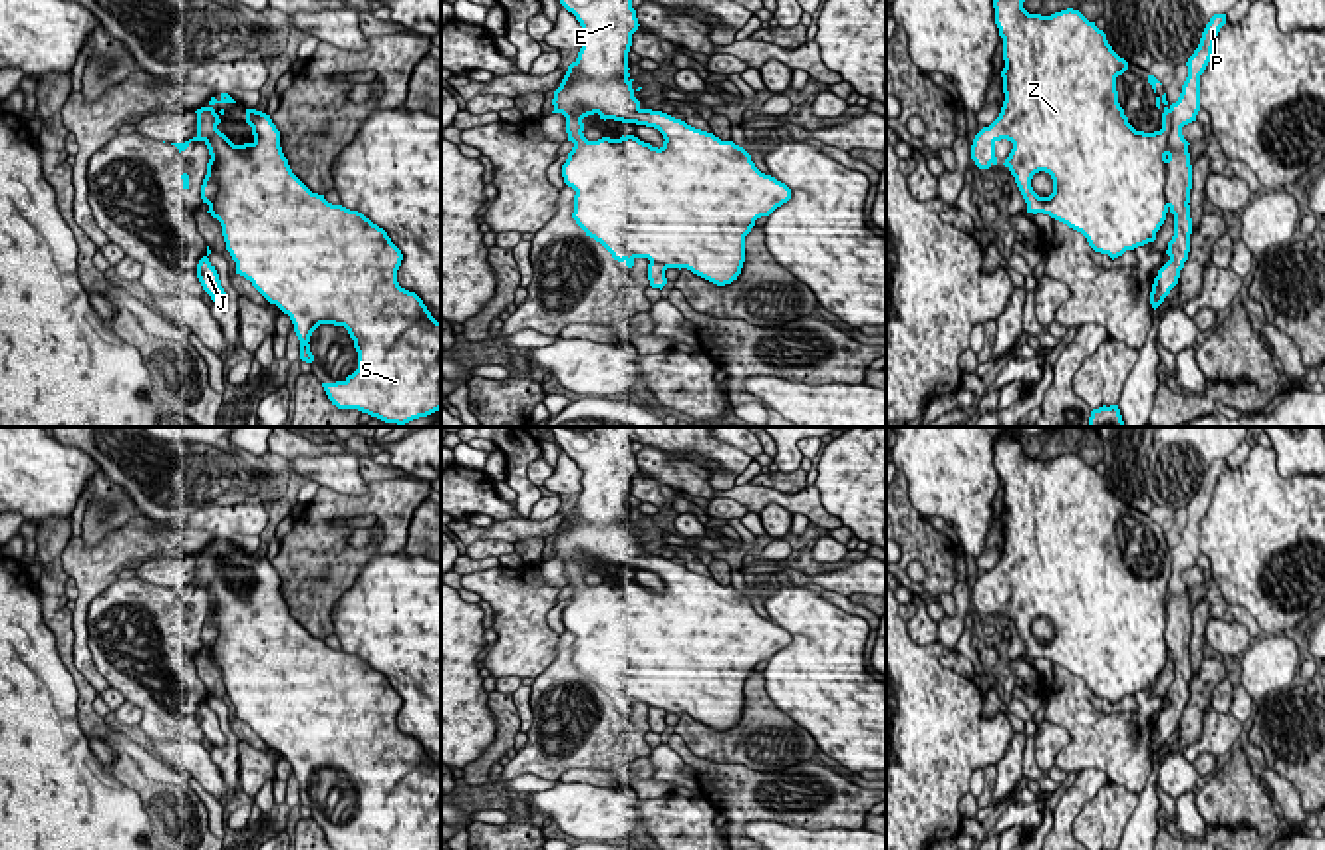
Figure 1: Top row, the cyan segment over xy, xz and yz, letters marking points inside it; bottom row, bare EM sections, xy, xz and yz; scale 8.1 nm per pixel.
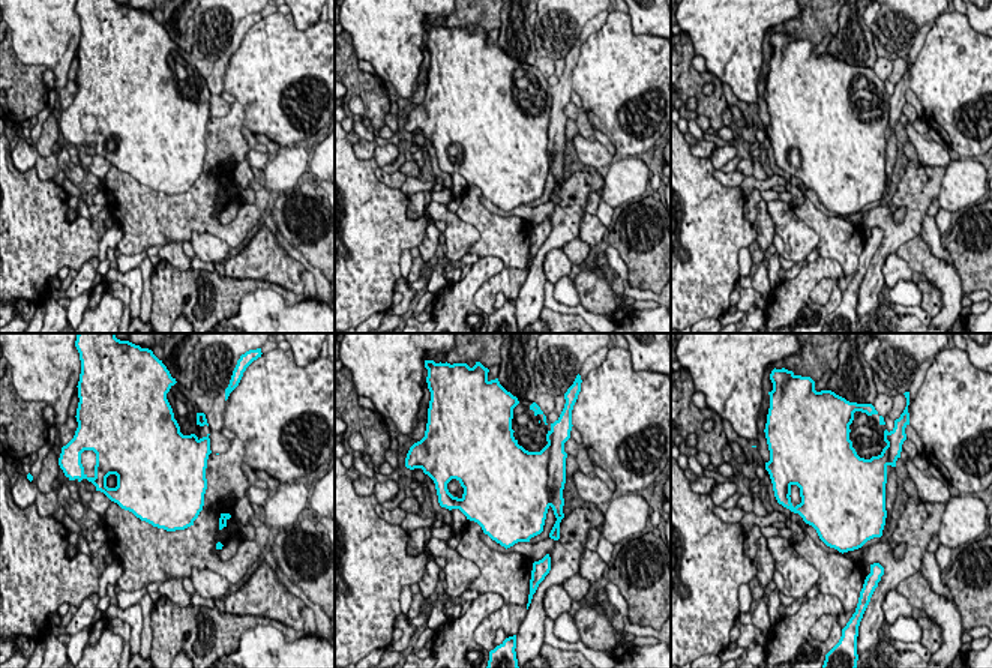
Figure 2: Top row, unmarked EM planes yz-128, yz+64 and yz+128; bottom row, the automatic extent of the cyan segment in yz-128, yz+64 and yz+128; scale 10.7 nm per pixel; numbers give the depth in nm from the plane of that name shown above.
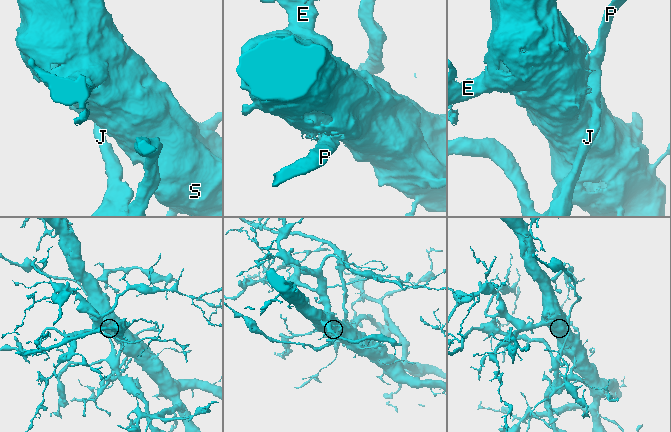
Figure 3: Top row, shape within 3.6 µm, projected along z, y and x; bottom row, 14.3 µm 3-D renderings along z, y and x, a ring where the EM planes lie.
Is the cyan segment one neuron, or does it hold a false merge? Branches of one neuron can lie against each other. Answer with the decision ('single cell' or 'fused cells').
fused cells

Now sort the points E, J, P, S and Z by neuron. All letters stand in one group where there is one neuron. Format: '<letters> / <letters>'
E S Z / J P

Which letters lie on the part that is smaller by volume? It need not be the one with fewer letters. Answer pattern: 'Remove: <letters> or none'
Remove: J, P

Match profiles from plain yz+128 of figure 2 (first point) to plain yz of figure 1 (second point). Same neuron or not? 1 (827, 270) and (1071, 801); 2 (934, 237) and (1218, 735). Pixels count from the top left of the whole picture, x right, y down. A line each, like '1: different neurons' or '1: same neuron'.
1: same neuron
2: same neuron

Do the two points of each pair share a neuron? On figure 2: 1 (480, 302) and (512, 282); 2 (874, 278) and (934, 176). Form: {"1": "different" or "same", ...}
{"1": "same", "2": "same"}

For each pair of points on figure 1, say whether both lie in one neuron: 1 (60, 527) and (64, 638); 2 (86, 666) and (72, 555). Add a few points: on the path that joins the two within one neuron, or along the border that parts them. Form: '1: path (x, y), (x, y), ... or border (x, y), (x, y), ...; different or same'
1: path (52, 555), (54, 610); same
2: path (80, 638), (86, 582); same

